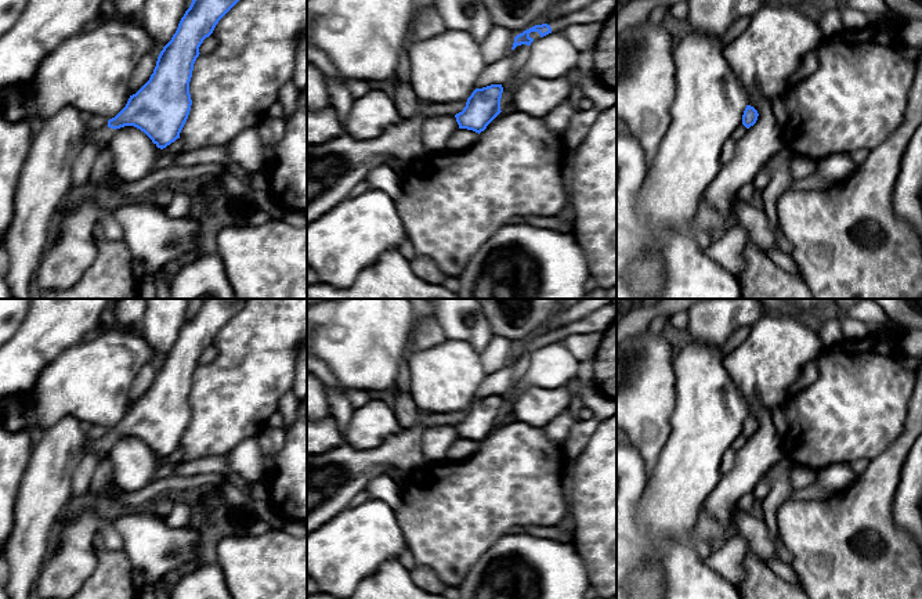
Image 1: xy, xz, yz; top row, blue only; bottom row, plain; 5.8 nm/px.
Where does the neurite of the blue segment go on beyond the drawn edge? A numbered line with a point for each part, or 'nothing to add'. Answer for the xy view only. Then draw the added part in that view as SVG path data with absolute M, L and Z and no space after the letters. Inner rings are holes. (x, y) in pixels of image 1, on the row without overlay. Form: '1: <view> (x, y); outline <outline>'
1: xy (102, 447); outline M101 437L94 441L88 440L84 452L93 451L97 452L102 459L105 459L109 458L113 445L115 445L115 439L111 437Z

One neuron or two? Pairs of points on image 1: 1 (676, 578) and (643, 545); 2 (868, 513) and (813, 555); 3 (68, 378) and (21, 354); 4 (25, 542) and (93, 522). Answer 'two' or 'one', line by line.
1: one
2: one
3: two
4: two

